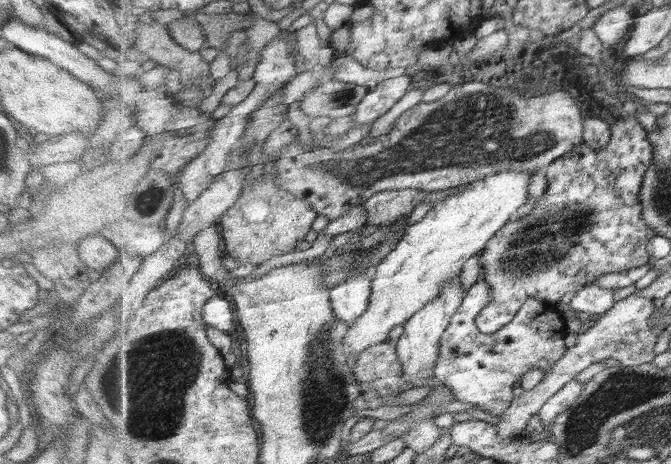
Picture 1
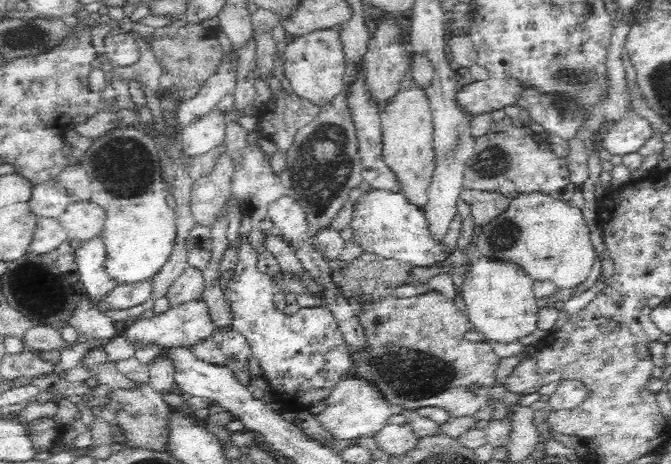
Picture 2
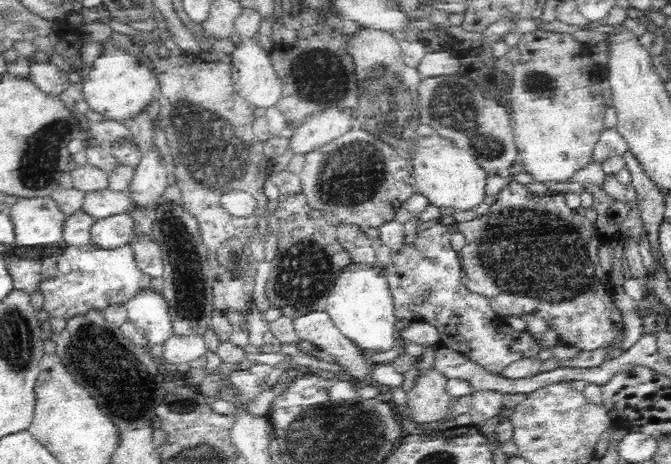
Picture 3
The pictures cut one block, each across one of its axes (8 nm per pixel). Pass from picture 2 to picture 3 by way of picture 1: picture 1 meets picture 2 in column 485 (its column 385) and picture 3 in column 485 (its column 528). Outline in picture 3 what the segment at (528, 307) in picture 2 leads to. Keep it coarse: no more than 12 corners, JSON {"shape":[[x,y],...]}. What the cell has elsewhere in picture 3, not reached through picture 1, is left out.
{"shape":[[420,138],[413,185],[427,204],[458,212],[489,198],[472,152]]}

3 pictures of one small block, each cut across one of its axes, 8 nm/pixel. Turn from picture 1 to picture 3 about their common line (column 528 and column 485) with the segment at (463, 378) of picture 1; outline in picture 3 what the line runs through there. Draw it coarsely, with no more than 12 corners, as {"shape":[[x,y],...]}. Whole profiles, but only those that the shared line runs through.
{"shape":[[440,219],[390,252],[380,277],[396,321],[490,374],[540,345],[461,283]]}

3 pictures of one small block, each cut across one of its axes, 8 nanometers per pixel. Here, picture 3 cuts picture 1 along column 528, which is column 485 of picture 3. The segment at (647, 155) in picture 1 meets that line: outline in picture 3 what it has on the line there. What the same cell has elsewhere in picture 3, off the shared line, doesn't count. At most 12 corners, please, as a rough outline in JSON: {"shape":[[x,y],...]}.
{"shape":[[511,182],[471,221],[461,283],[558,344],[622,333],[599,246],[566,206]]}

